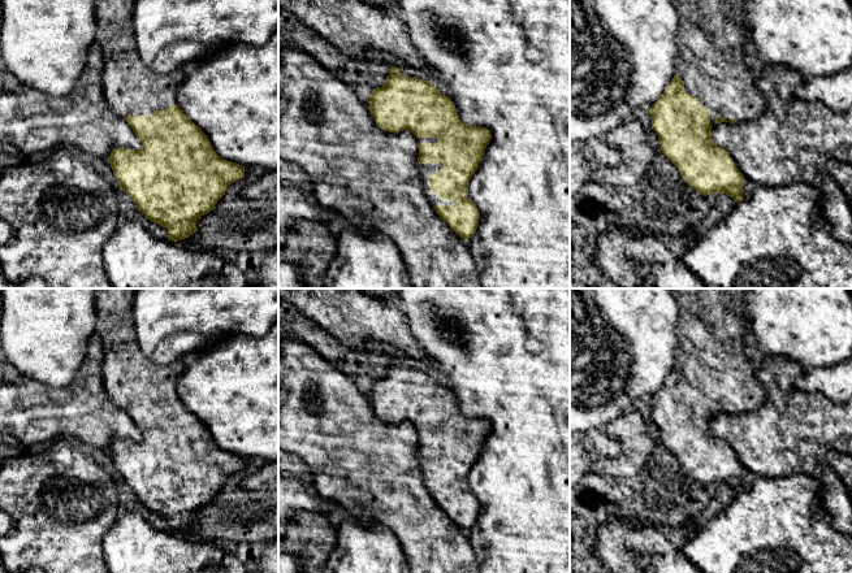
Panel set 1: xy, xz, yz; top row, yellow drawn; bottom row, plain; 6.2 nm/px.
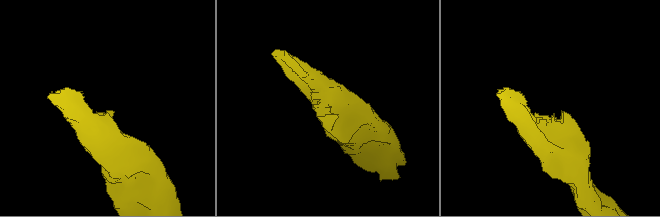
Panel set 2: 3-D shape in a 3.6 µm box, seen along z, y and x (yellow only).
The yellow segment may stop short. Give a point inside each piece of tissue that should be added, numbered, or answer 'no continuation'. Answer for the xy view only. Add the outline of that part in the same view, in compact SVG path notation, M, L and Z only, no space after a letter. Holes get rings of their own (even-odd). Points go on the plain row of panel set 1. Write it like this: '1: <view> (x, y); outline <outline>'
1: xy (130, 378); outline M95 288L95 334L100 338L104 350L103 382L109 399L121 409L151 407L153 401L165 401L169 396L178 396L177 382L186 366L183 359L177 359L169 365L157 365L142 353L133 318L137 291L138 288Z

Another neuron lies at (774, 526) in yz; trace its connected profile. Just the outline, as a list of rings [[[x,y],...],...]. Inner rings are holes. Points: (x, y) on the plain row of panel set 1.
[[[795,473],[782,478],[757,478],[749,490],[736,494],[731,505],[699,530],[683,547],[683,554],[701,573],[852,573],[852,535],[832,526],[830,517],[814,505],[814,492],[821,490],[818,479]]]

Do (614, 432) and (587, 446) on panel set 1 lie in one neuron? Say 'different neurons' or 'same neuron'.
different neurons

